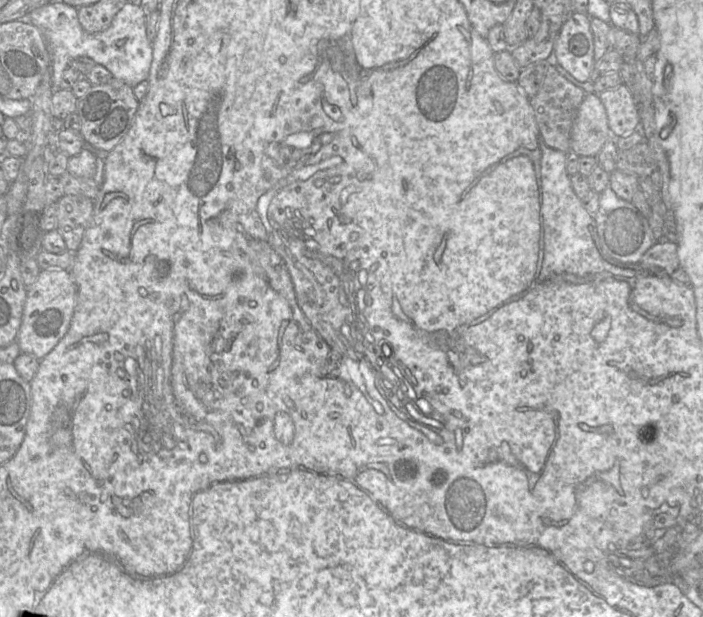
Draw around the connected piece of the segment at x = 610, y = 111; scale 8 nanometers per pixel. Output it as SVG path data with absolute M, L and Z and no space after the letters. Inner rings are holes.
M622 84L598 95L606 109L613 136L625 137L640 131L639 109L632 92L626 85Z

